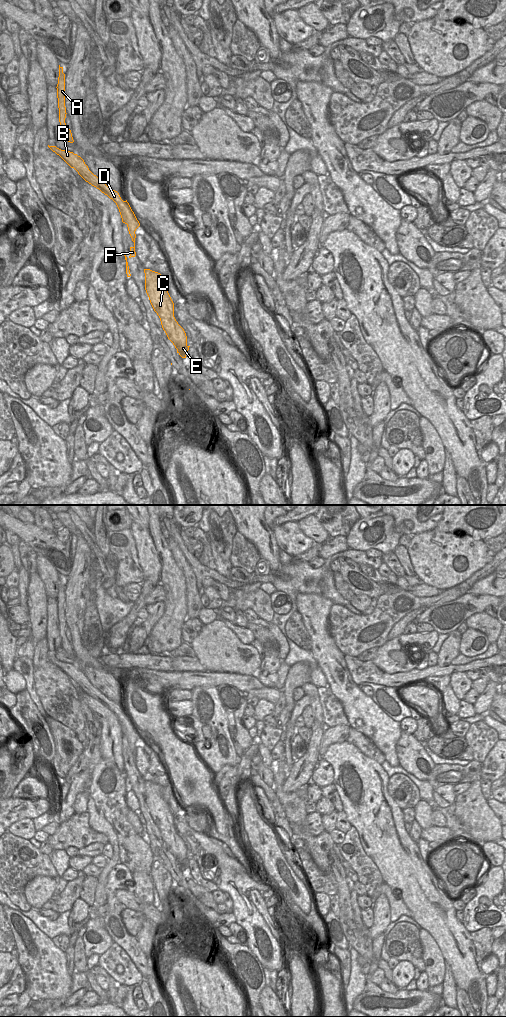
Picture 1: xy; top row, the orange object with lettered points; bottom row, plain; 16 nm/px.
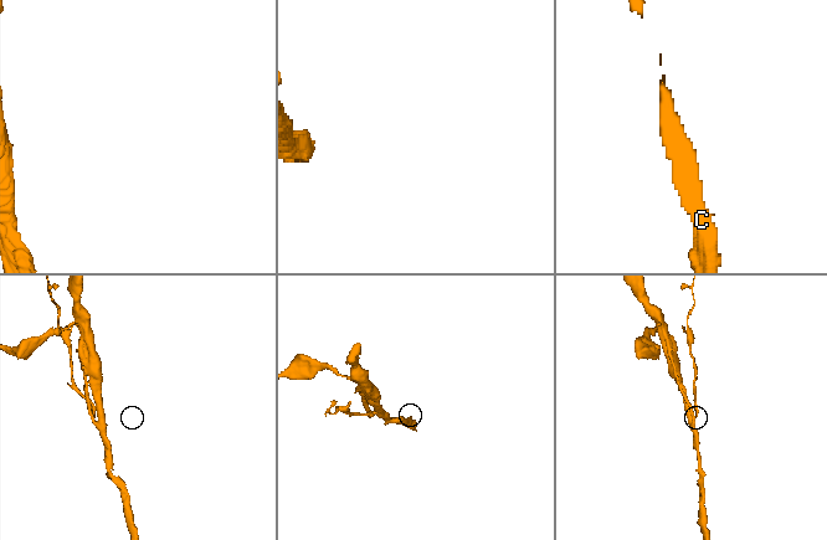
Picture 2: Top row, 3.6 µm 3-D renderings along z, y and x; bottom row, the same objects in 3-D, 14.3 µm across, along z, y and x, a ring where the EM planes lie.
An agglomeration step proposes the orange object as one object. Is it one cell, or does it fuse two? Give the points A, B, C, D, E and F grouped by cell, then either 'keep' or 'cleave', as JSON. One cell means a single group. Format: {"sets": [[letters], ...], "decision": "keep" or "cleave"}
{"sets": [["A", "B", "D"], ["C", "E", "F"]], "decision": "cleave"}

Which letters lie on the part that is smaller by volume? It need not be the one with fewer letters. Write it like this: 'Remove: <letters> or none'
Remove: A, B, D

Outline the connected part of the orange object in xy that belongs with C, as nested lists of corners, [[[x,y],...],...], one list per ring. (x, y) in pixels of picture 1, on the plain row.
[[[144,781],[145,802],[150,815],[160,830],[161,837],[168,851],[177,861],[177,865],[186,870],[189,859],[184,841],[174,829],[174,815],[168,803],[162,798],[162,787],[150,781]]]

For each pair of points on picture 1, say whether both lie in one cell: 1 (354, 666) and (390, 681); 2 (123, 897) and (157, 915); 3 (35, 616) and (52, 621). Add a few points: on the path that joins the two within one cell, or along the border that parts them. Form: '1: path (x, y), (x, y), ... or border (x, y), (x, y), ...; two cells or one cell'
1: path (361, 671), (367, 671), (381, 678); one cell
2: path (131, 901), (149, 911); one cell
3: border (48, 597), (47, 633), (45, 637); two cells

